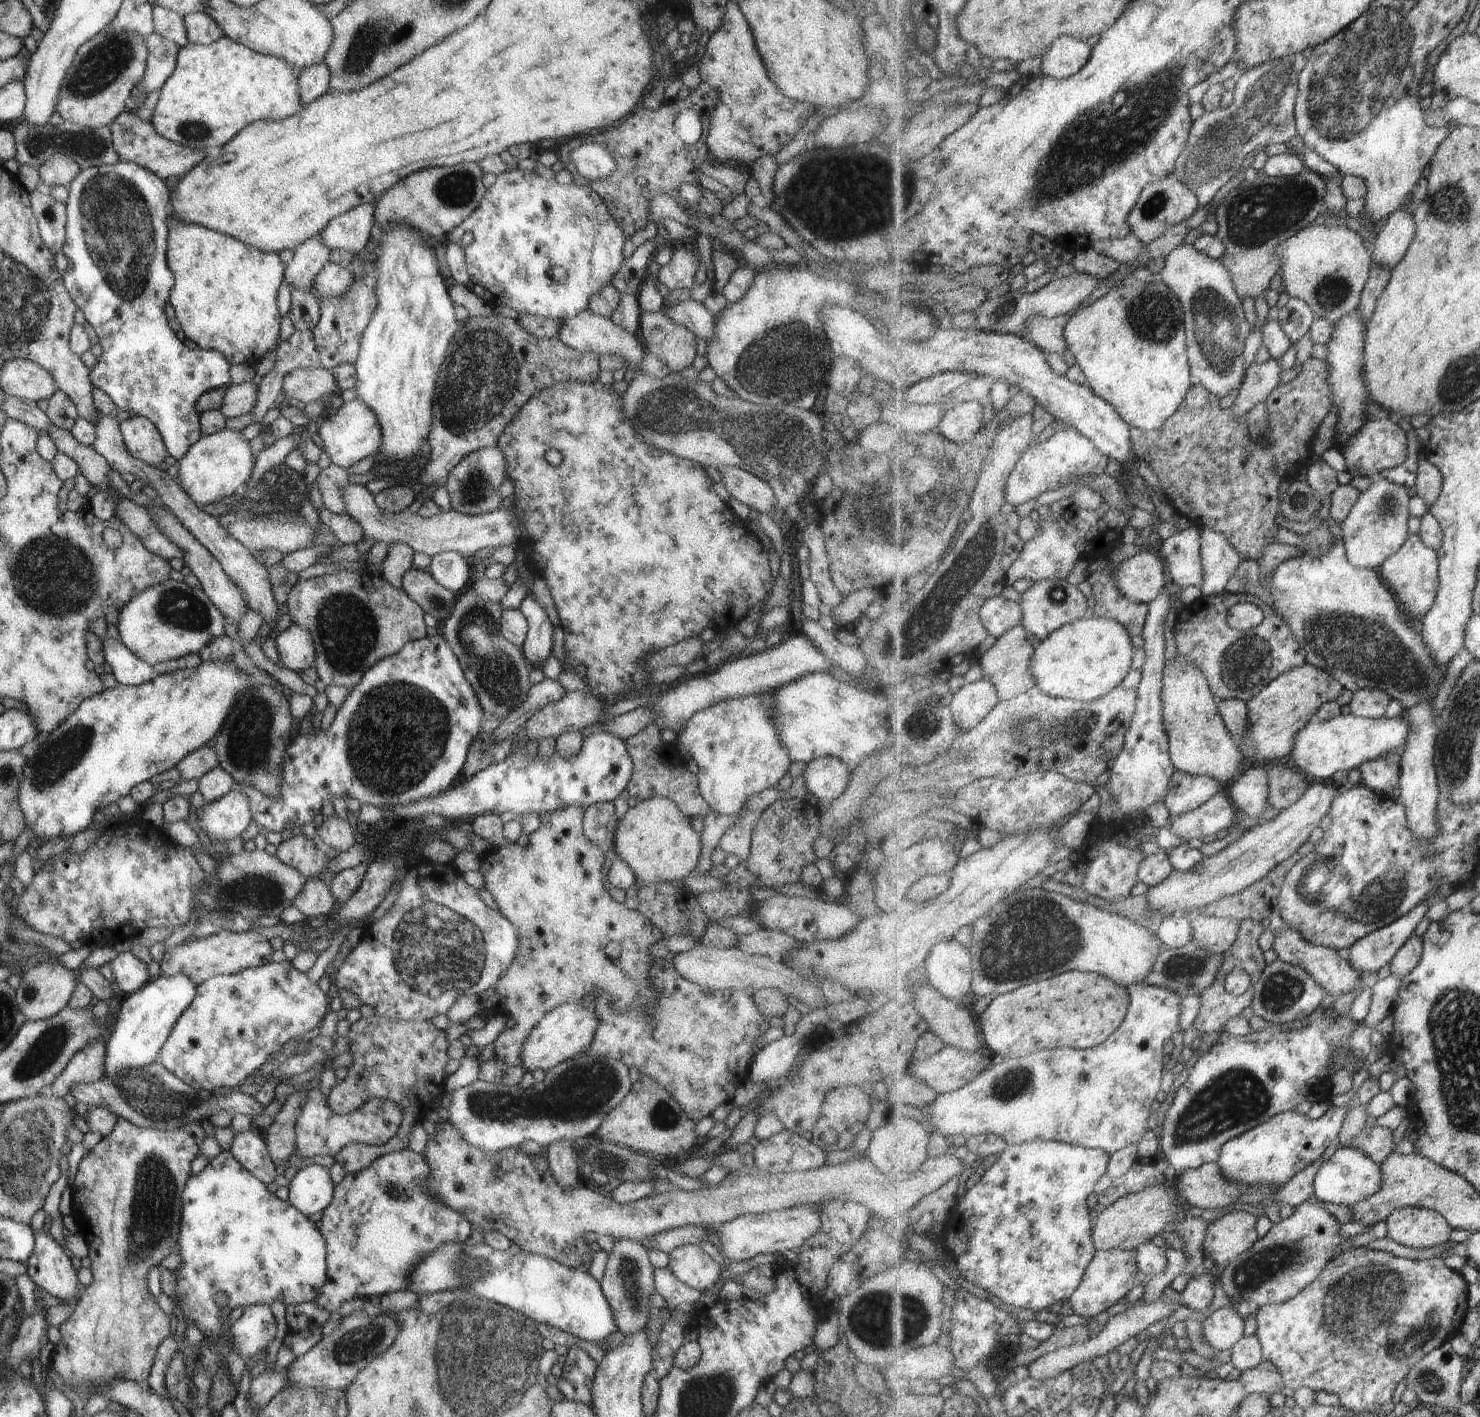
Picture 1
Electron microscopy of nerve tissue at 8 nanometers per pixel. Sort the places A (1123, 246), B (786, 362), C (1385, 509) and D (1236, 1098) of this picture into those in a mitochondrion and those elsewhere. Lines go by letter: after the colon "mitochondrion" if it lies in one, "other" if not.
A: other
B: mitochondrion
C: mitochondrion
D: mitochondrion

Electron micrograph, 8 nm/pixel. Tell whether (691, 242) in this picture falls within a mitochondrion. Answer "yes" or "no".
no

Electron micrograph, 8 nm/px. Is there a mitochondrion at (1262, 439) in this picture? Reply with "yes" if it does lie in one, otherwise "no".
no

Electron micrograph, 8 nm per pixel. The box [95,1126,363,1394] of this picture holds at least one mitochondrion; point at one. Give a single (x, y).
(153, 1211)

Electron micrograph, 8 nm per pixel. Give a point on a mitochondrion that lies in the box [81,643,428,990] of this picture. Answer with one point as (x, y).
(249, 747)

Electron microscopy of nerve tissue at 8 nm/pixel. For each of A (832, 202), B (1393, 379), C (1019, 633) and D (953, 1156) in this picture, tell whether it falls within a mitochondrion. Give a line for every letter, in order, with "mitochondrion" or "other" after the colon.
A: mitochondrion
B: other
C: other
D: other

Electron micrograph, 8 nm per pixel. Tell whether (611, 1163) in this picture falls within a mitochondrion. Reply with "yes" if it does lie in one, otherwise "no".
yes

